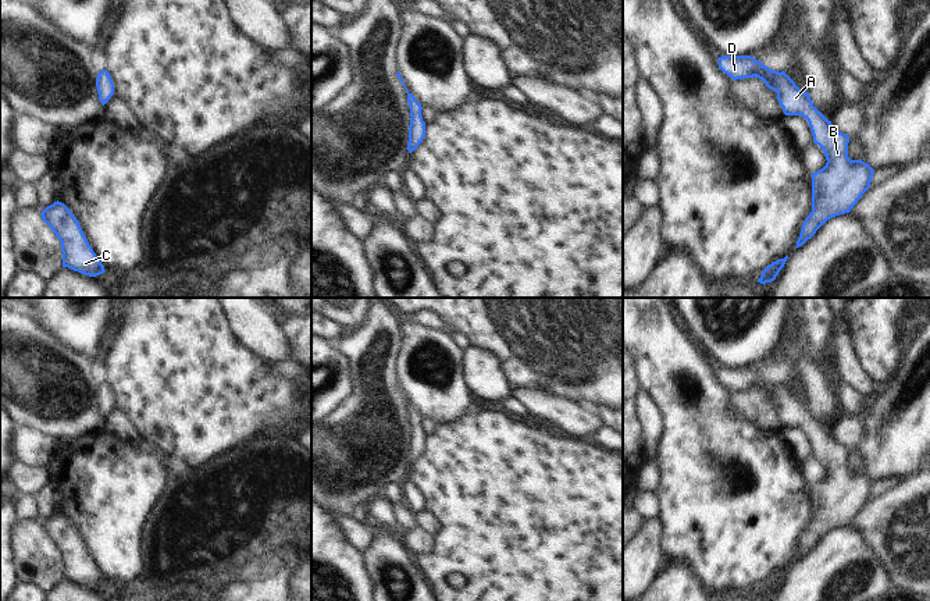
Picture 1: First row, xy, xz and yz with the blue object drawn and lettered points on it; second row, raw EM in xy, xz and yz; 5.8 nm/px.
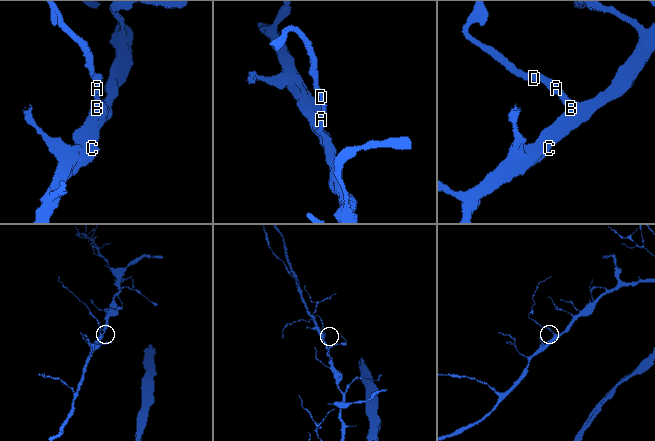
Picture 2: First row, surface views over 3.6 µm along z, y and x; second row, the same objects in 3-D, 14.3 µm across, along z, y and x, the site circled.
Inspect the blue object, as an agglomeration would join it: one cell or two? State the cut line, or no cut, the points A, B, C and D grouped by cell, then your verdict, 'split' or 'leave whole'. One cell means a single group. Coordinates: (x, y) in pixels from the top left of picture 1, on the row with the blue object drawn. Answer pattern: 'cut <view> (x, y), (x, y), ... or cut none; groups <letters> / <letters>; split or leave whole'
cut none; groups A B C D; leave whole

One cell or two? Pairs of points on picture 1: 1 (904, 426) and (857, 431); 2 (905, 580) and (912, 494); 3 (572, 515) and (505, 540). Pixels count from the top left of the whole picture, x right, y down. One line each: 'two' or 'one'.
1: two
2: one
3: one

